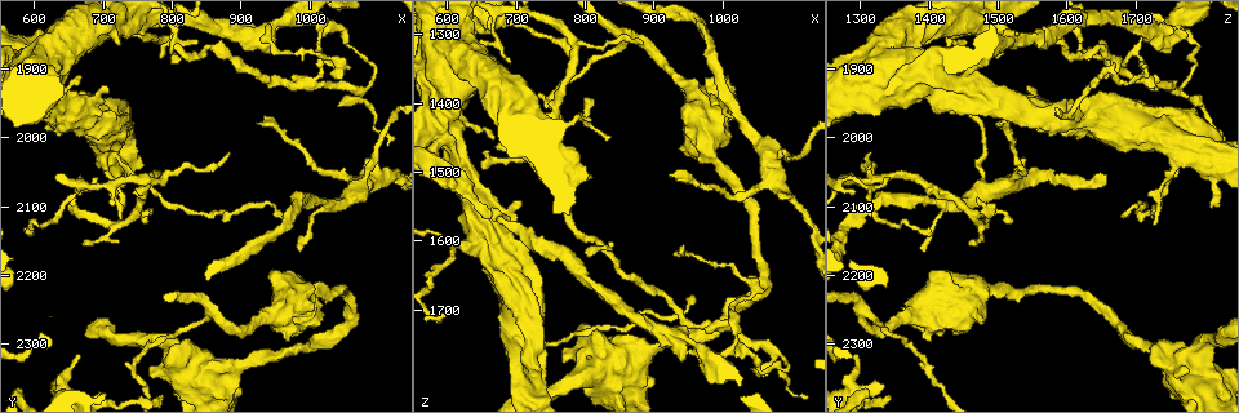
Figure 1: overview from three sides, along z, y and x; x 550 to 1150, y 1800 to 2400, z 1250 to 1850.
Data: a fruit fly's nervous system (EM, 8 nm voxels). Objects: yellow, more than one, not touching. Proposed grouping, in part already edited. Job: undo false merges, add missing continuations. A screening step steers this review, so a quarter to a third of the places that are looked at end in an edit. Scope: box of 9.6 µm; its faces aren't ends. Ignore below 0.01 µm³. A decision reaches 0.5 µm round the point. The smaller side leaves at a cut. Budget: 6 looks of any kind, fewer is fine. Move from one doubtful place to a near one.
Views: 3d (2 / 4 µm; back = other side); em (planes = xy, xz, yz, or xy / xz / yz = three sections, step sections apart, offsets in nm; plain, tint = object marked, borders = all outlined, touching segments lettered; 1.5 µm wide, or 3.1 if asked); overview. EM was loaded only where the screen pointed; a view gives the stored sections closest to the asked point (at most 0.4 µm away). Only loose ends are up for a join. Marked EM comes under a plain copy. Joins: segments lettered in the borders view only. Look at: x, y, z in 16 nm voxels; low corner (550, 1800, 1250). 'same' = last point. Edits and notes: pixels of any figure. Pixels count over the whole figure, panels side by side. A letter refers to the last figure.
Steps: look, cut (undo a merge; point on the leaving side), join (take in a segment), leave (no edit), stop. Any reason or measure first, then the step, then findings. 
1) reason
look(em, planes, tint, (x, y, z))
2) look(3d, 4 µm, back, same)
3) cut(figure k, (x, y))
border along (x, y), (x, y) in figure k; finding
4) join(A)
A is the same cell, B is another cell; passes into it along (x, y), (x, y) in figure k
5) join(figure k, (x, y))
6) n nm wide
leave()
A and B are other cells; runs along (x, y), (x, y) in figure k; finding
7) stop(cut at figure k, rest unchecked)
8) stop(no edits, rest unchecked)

free end
look(em, planes, borders, (1045, 1955, 1790))

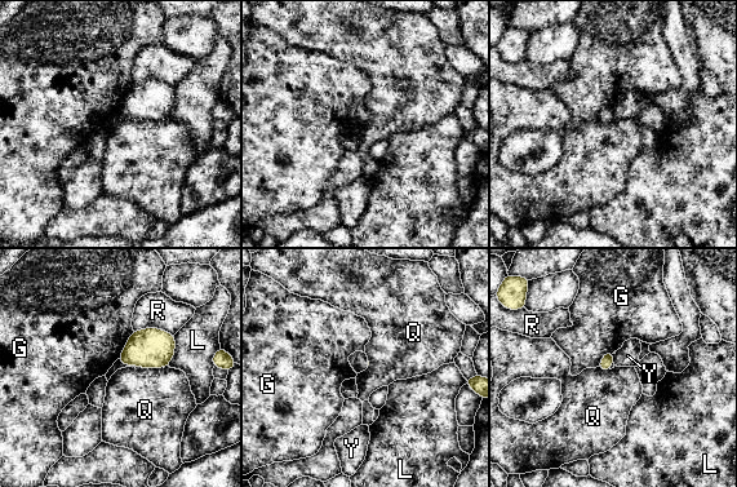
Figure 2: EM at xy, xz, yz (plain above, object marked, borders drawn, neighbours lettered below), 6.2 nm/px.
leave()
G, L, Q, R and Y are other cells; border along (137, 366), (168, 367) in figure 2; none of them fits

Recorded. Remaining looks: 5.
a narrow waist
look(3d, 2 µm, (1015, 1840, 1765))

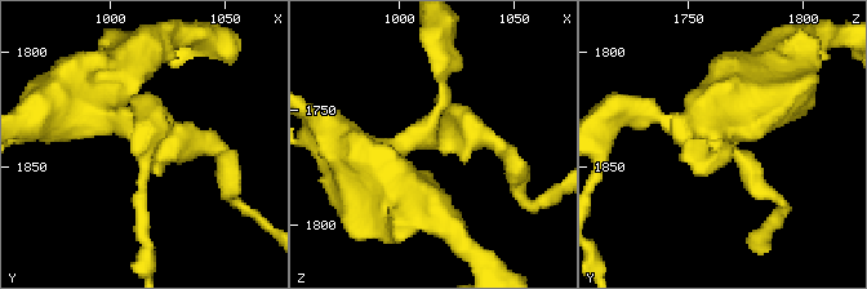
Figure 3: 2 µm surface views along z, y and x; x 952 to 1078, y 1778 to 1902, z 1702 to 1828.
look(em, xz, step 8, tint, same)

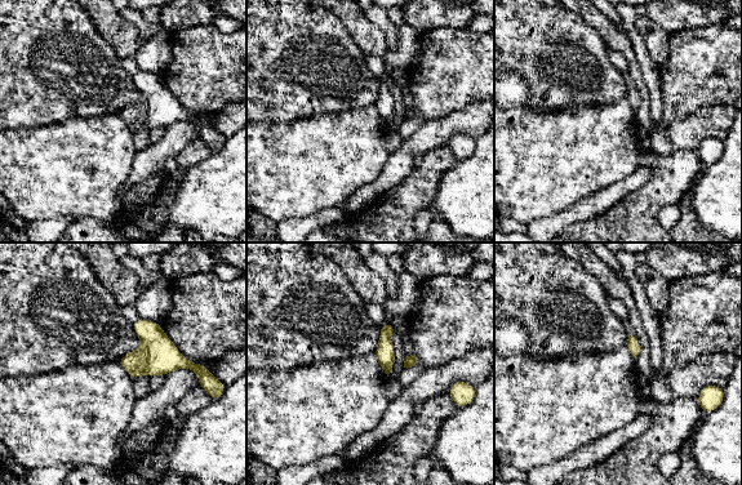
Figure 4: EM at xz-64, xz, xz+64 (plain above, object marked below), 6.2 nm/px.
another direction
look(em, planes, borders, same)

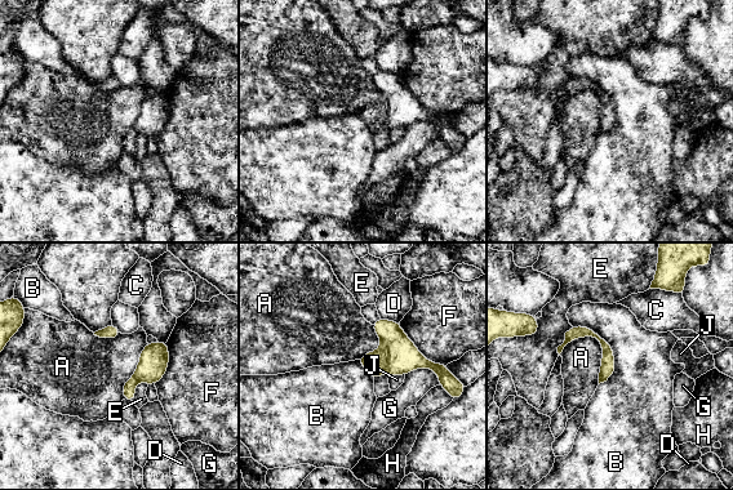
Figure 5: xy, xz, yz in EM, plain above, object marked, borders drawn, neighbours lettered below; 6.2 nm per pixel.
cut(figure 5, (403, 356))
A, B, C, D, E, F, G, H and J are other cells; a second neuron is stuck on

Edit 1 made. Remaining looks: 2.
stop(cut at figure 5, rest unchecked)

